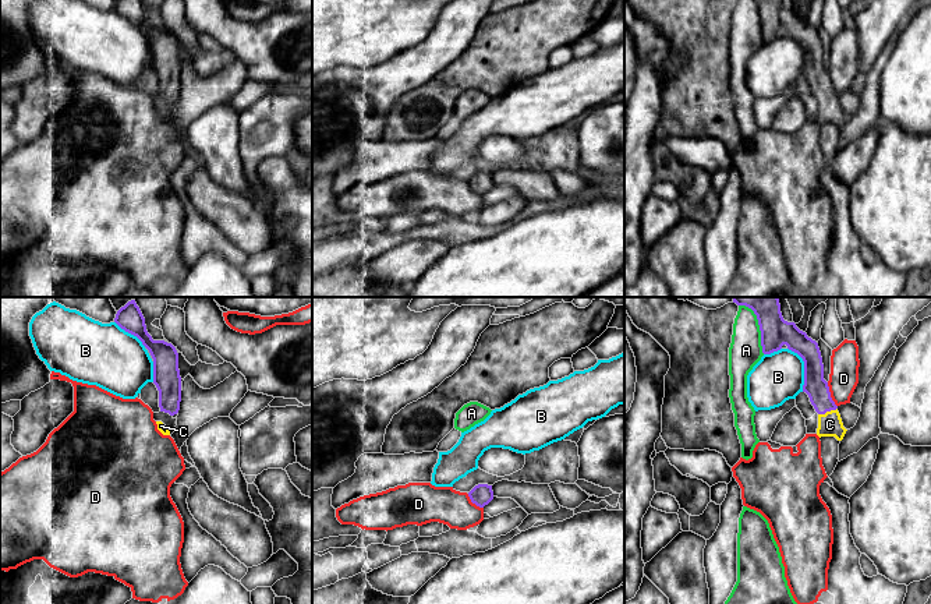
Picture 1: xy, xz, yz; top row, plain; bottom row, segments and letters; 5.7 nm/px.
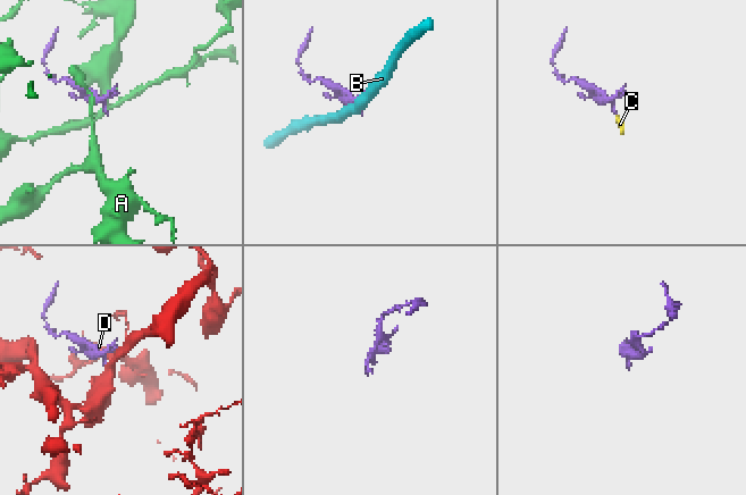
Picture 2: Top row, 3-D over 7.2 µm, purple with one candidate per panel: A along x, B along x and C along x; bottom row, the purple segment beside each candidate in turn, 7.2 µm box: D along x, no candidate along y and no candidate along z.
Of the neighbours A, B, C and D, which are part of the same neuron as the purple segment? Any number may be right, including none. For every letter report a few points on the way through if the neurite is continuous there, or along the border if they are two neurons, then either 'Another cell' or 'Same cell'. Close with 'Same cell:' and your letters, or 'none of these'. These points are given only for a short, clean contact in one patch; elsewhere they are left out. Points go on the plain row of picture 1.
A: Another cell
B: Another cell
C: Path across: yz (816, 74), (827, 98), (829, 112). Same cell
D: Boundary: yz (827, 70), (829, 84), (836, 94). Another cell
Same cell: C

